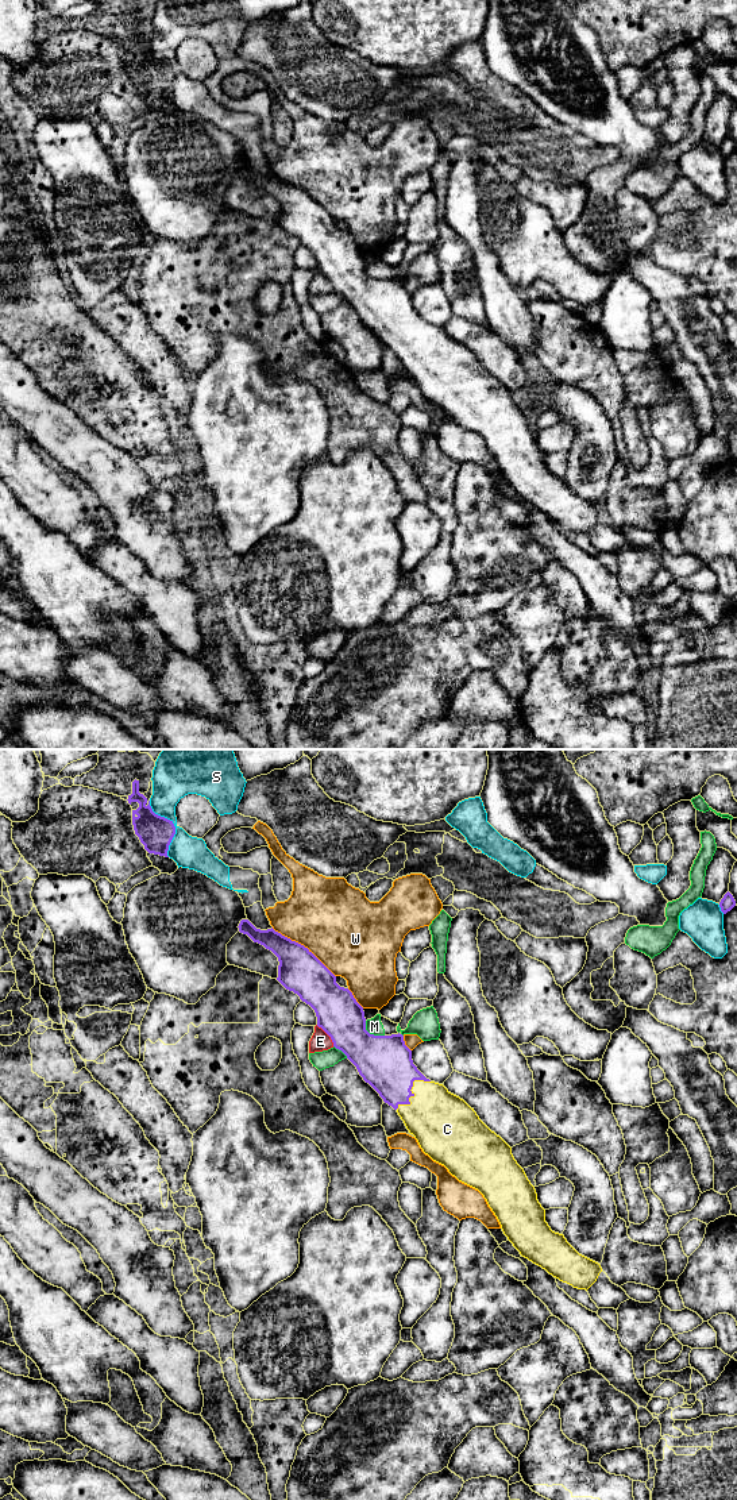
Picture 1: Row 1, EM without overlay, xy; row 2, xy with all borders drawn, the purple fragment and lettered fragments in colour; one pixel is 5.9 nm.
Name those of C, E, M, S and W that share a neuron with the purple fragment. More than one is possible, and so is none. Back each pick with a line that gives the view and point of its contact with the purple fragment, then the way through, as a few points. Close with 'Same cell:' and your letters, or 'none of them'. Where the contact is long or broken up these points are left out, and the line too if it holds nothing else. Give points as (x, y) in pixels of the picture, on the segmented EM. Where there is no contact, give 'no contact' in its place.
C: xy (411, 1091)
Same cell: C

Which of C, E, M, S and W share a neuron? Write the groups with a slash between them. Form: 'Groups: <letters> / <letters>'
Groups: C / E / M / S / W

